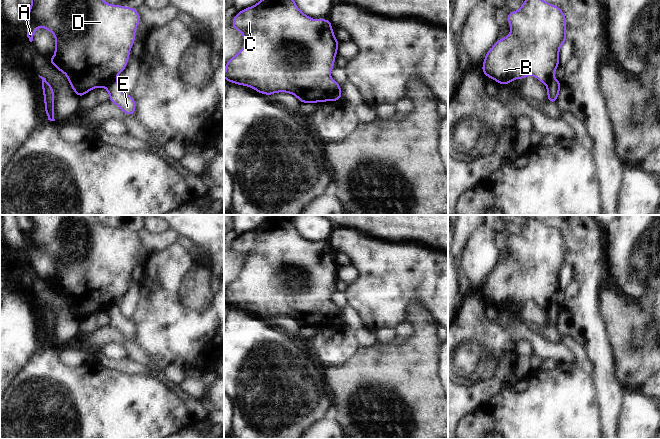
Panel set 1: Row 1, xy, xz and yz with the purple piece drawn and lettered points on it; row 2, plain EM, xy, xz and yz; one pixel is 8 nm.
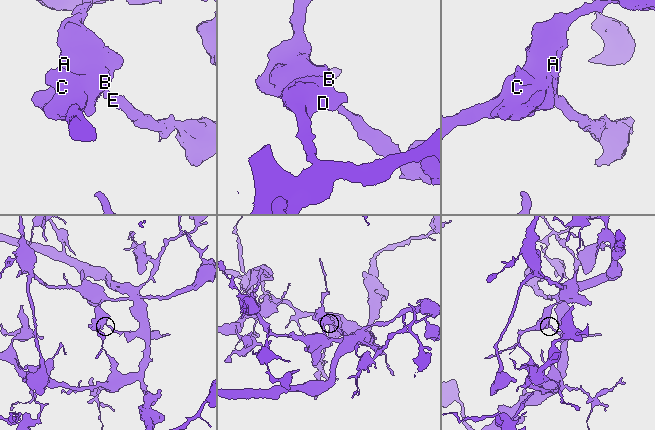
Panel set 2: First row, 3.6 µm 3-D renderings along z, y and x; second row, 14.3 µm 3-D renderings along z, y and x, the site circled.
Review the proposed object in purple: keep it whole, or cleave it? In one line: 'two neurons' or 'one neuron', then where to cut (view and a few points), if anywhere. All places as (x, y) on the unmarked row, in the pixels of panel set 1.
two neurons; cut xy (115, 303), (111, 303), (104, 310)

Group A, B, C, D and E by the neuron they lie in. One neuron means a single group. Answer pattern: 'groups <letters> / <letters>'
groups A B C D / E

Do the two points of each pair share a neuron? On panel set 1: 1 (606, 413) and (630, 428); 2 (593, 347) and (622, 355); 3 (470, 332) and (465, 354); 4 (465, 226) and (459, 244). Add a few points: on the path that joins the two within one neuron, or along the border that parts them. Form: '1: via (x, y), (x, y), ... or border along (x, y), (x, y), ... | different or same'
1: border along (624, 397), (616, 428) | different
2: border along (606, 329), (616, 375) | different
3: border along (458, 347), (464, 342), (476, 340), (490, 349) | different
4: via (463, 230), (460, 240) | same

